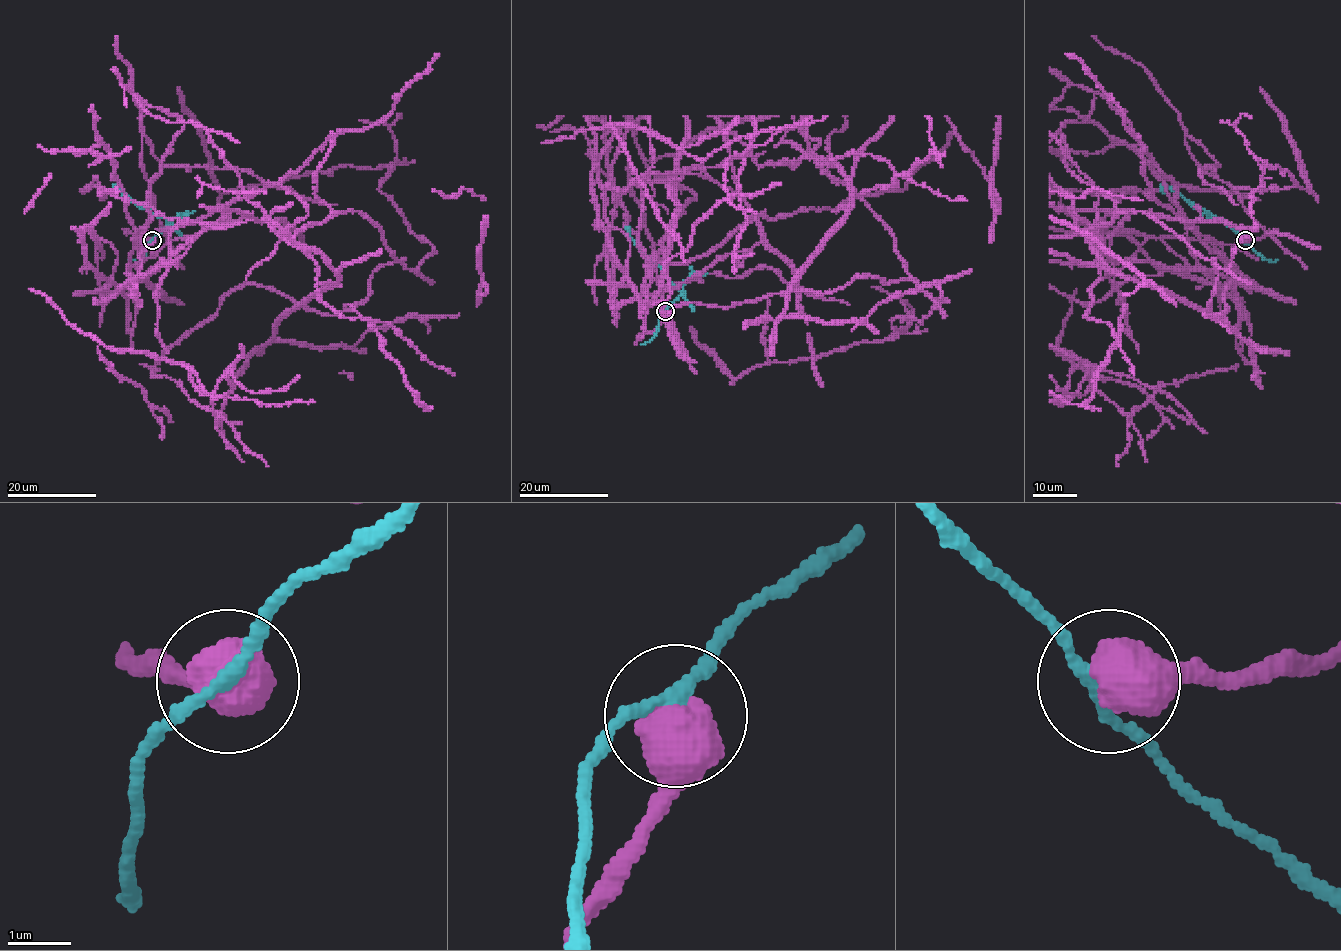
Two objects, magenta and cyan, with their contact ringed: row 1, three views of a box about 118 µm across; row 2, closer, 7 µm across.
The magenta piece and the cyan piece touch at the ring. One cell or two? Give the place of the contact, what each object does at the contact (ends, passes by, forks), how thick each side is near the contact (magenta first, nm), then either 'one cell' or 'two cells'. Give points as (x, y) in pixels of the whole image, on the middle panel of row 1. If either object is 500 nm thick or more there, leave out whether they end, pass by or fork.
place (665, 311); calibres 850 and 200 nm; two cells

